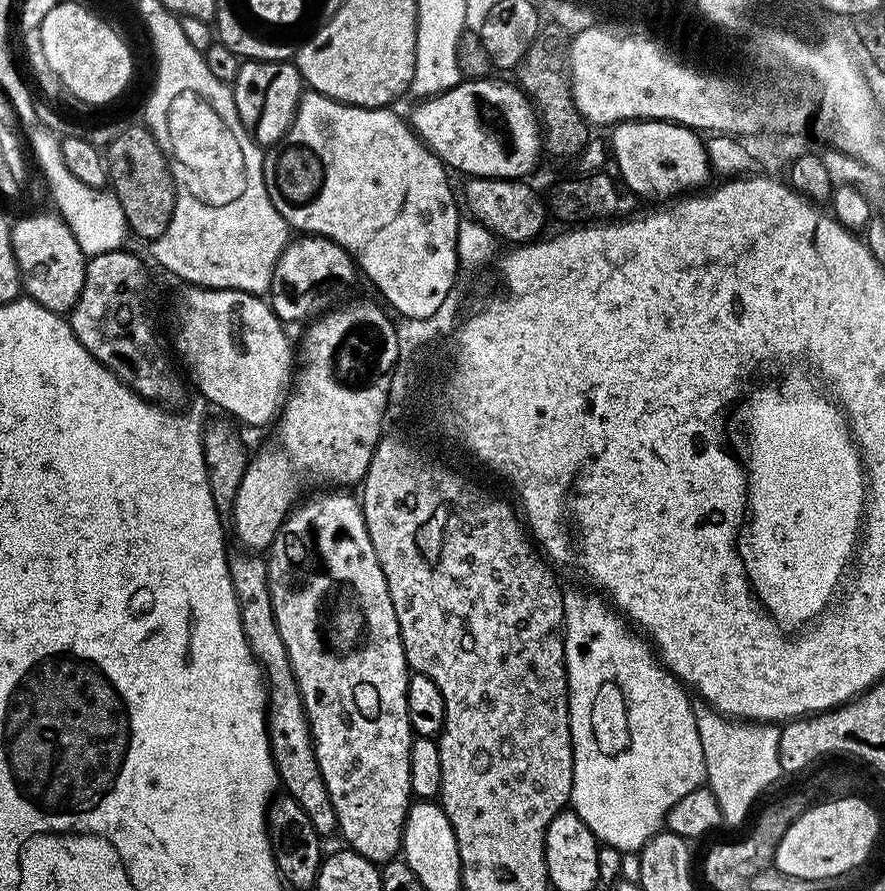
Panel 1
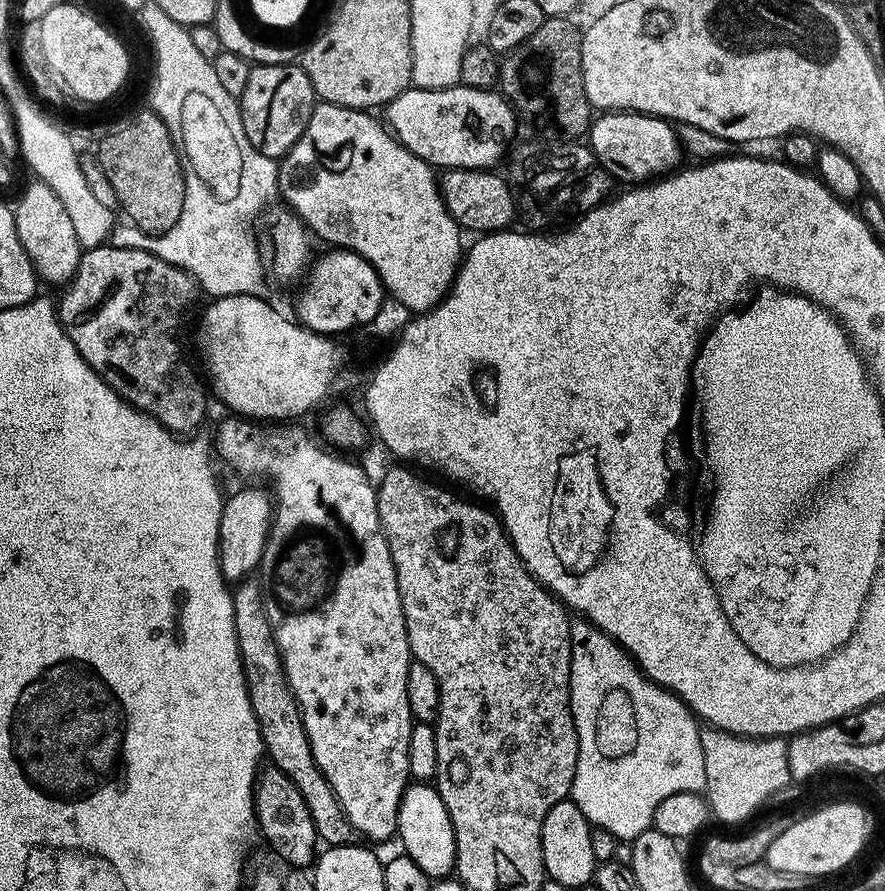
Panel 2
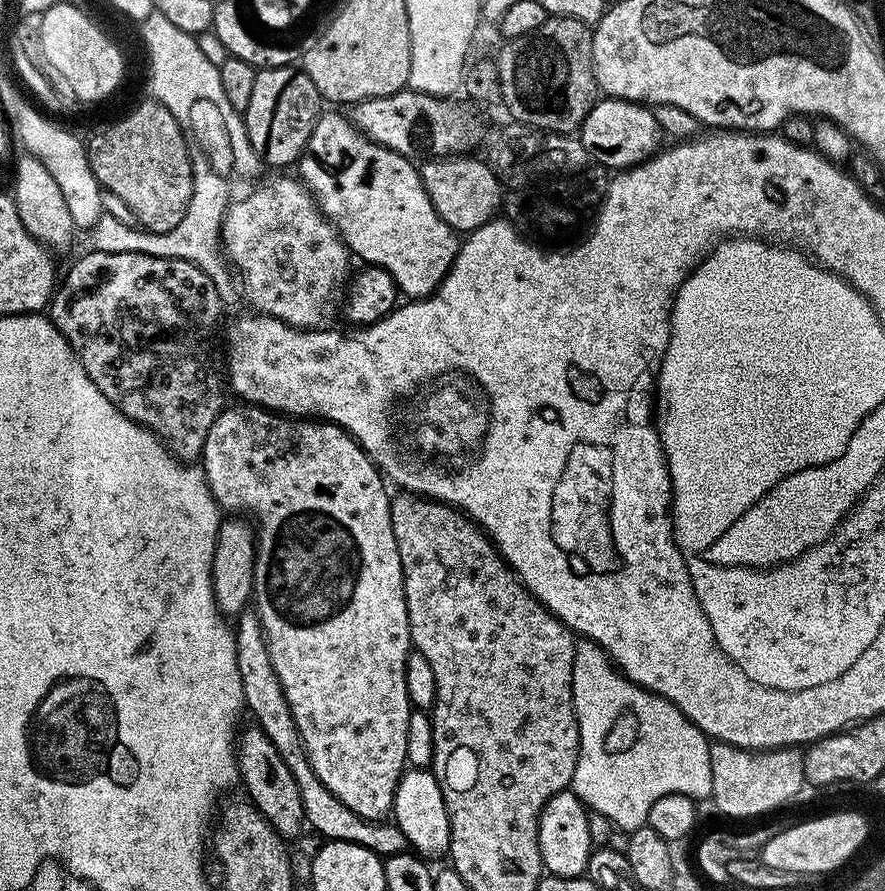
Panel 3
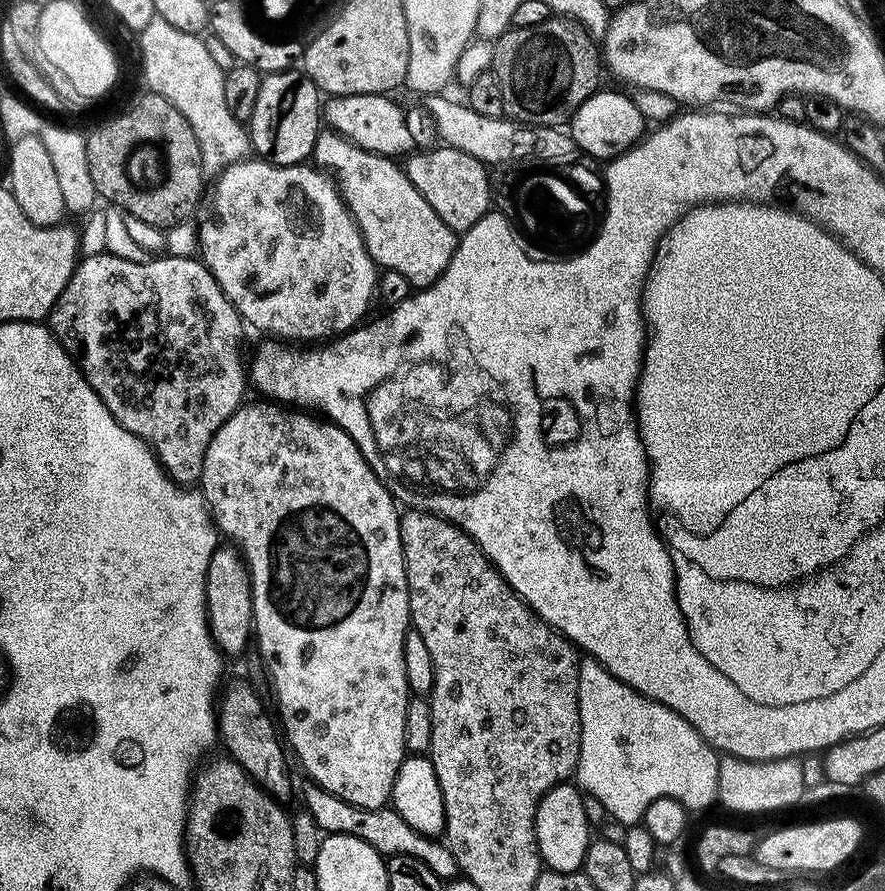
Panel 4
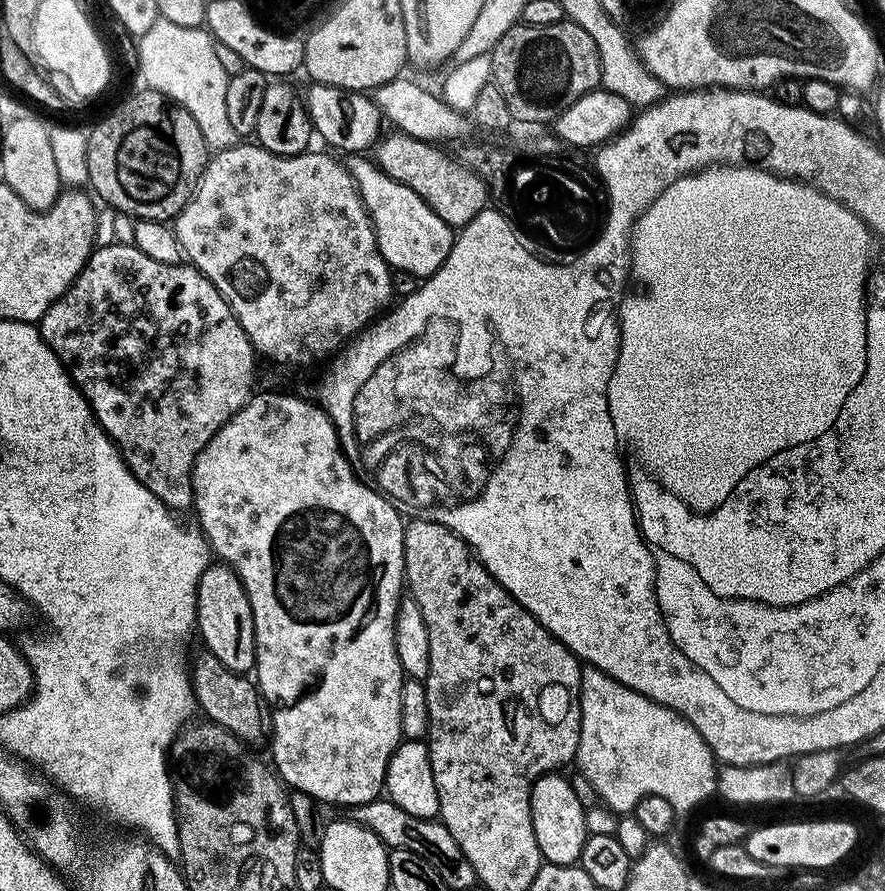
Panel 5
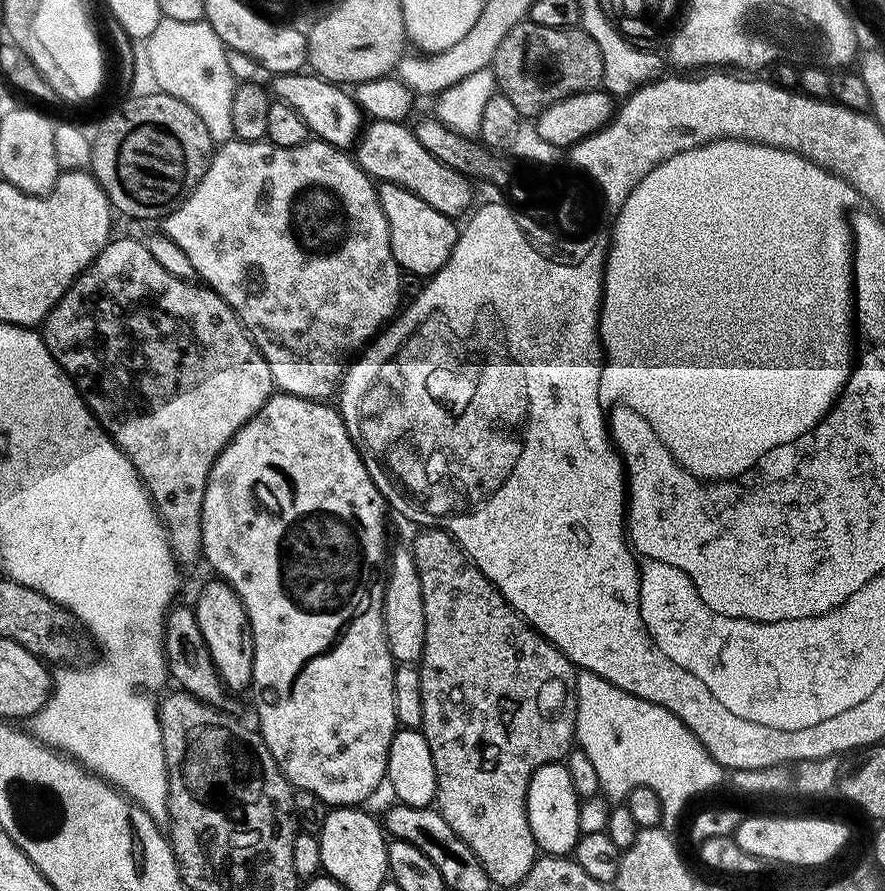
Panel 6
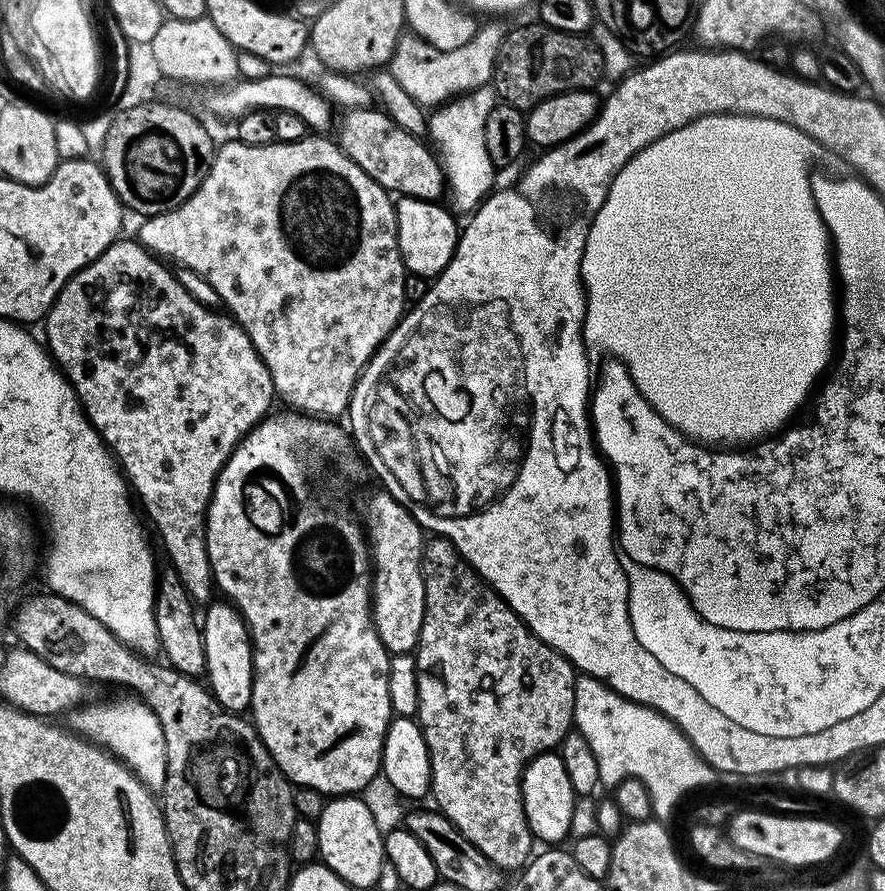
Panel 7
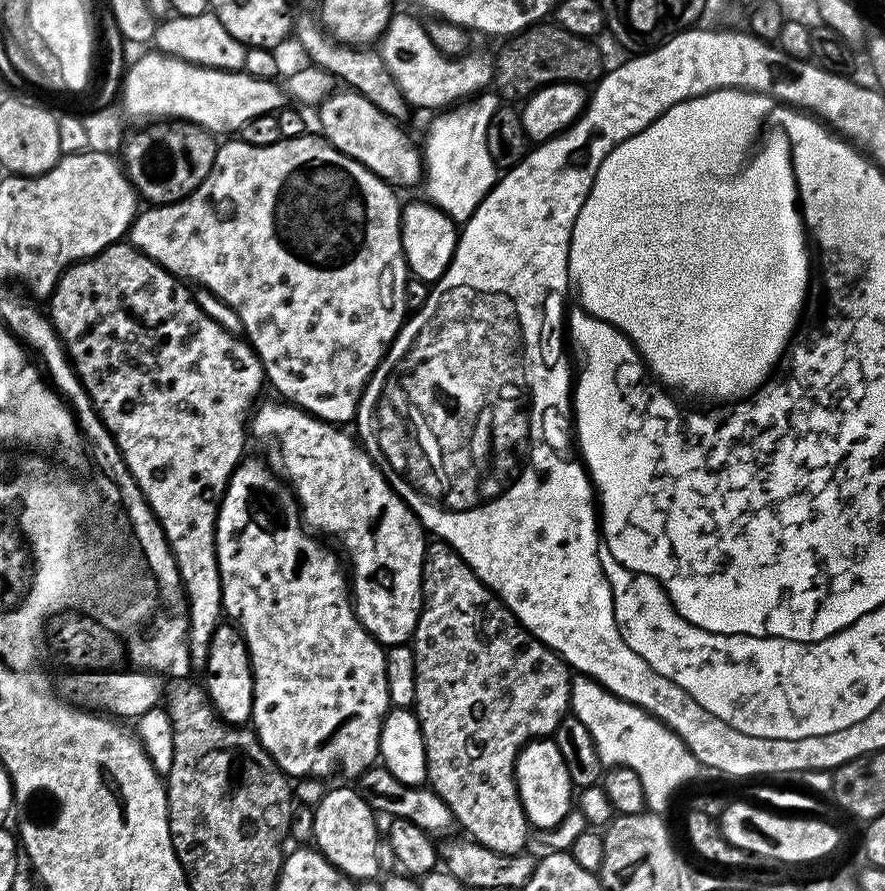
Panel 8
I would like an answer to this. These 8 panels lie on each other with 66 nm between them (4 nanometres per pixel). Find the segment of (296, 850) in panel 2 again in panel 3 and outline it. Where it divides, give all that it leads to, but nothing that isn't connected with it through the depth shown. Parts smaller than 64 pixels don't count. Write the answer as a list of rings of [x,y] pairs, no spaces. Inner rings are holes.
[[[252,726],[248,733],[241,735],[238,740],[238,776],[248,787],[251,803],[263,814],[268,825],[281,836],[296,836],[300,827],[305,827],[302,794],[298,794],[298,782],[284,761],[284,755],[276,749],[274,742],[259,726]]]

